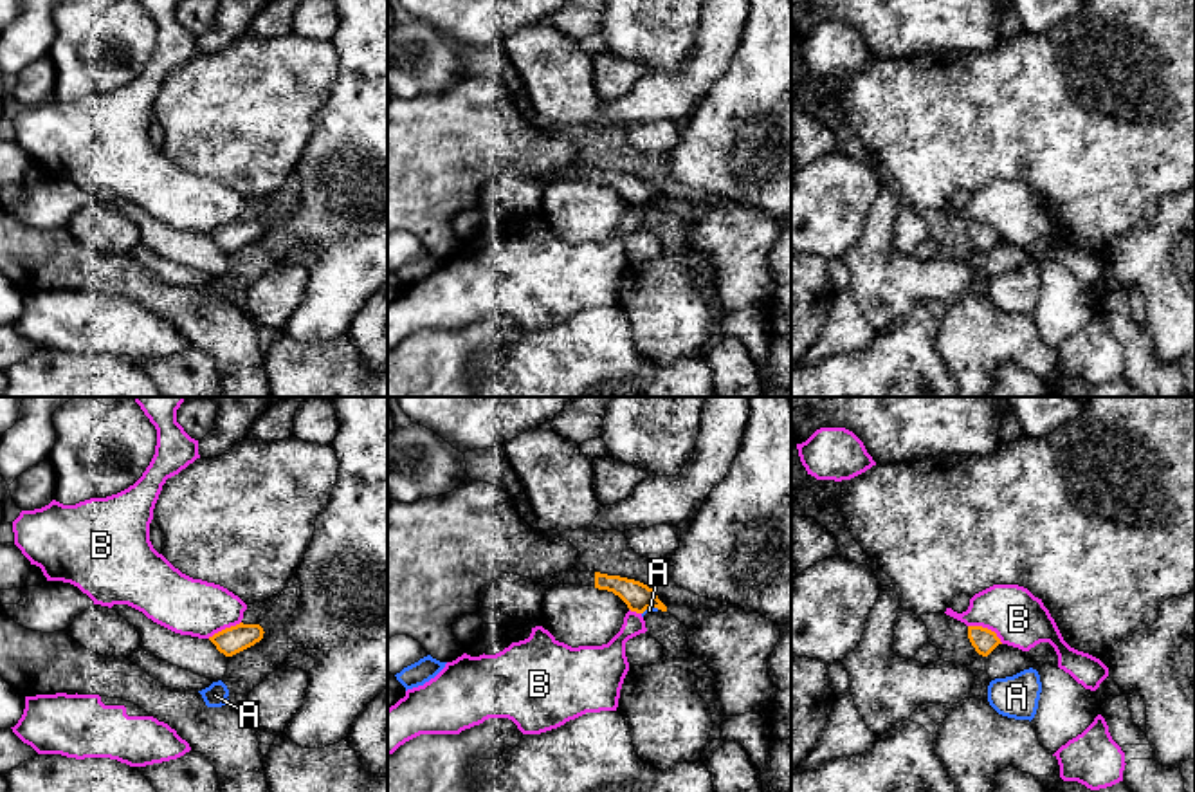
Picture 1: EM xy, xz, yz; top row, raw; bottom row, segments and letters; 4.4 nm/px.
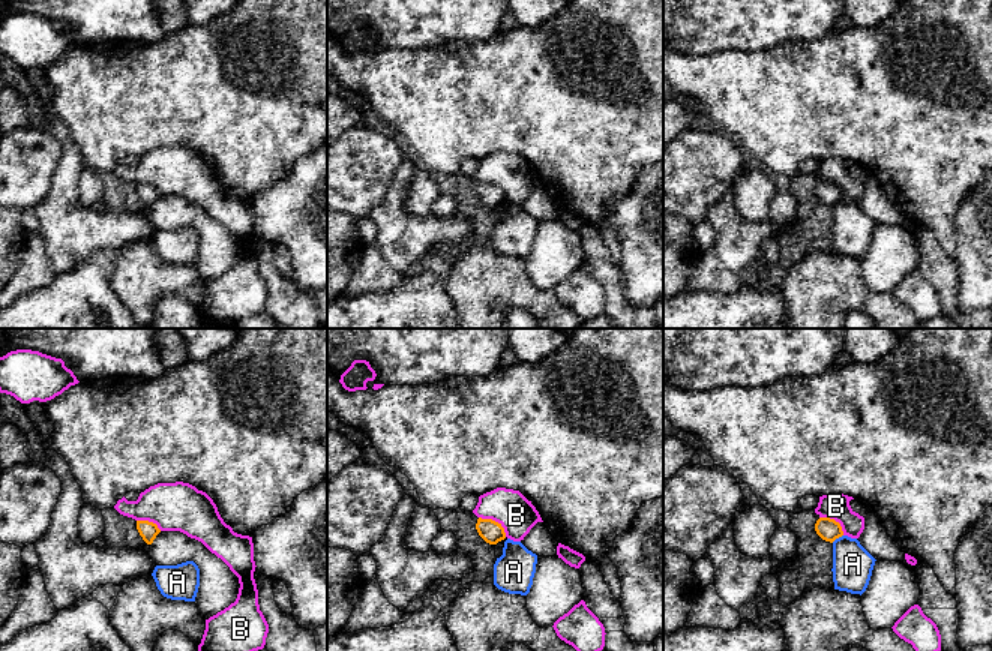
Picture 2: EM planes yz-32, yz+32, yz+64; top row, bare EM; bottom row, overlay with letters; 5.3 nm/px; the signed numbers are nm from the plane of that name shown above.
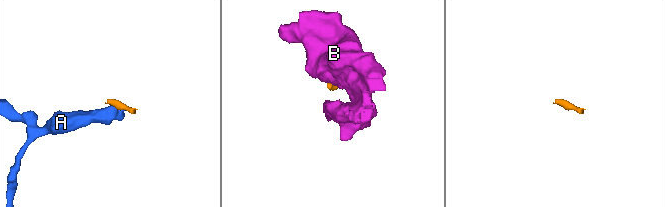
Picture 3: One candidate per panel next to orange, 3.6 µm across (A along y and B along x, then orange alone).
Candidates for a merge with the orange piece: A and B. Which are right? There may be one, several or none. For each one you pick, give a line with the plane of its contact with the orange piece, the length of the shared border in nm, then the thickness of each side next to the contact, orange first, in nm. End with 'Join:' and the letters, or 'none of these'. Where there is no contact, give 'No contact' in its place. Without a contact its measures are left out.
Join: none of these

